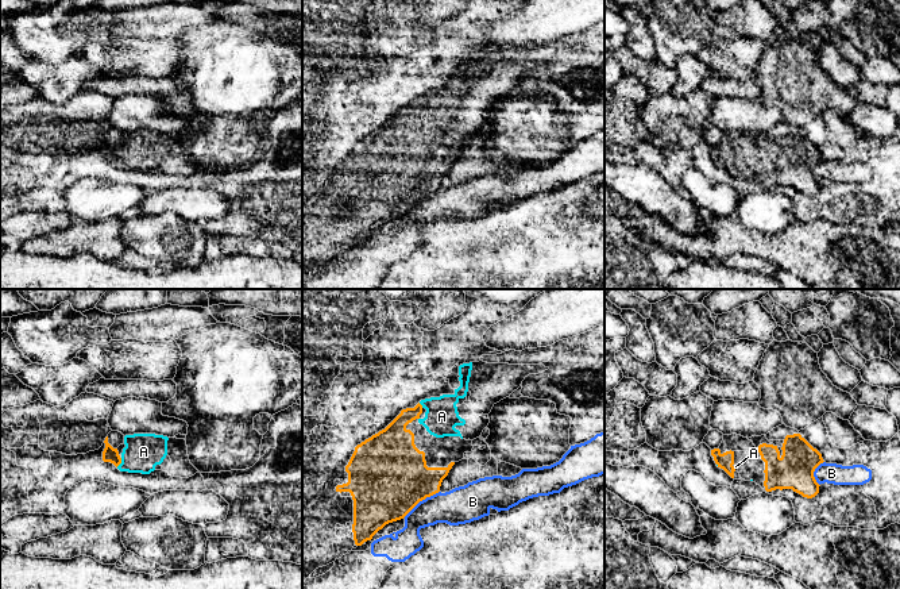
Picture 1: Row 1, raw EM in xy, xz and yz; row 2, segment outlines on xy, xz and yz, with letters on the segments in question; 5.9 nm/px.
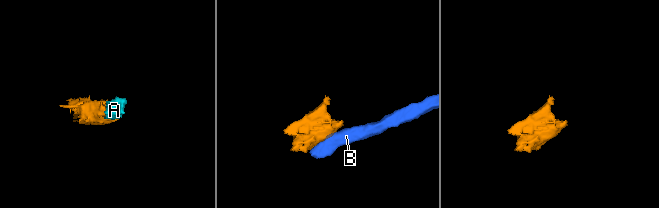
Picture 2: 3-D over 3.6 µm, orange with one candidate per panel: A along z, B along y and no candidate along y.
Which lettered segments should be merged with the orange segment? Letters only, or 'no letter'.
A

